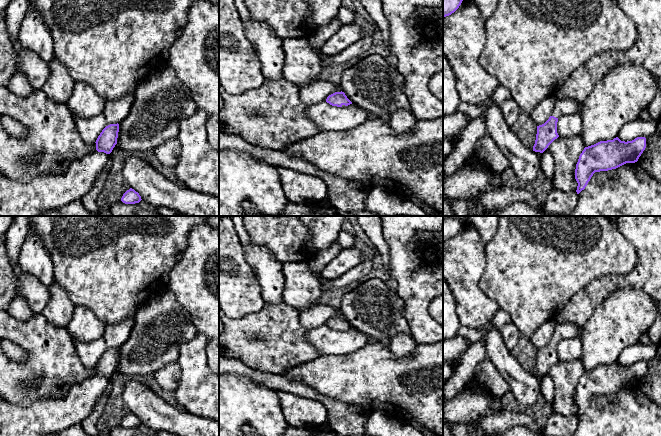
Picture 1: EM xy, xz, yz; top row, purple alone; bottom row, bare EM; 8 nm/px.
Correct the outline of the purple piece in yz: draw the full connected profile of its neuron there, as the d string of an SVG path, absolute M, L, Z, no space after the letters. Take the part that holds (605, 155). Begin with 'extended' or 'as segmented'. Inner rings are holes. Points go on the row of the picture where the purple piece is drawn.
as segmented; M616 137L585 147L575 169L577 194L585 189L595 172L616 169L626 163L635 163L645 148L645 137L637 137L627 142Z

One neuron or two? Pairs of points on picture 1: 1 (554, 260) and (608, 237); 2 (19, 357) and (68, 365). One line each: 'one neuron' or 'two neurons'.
1: one neuron
2: two neurons

